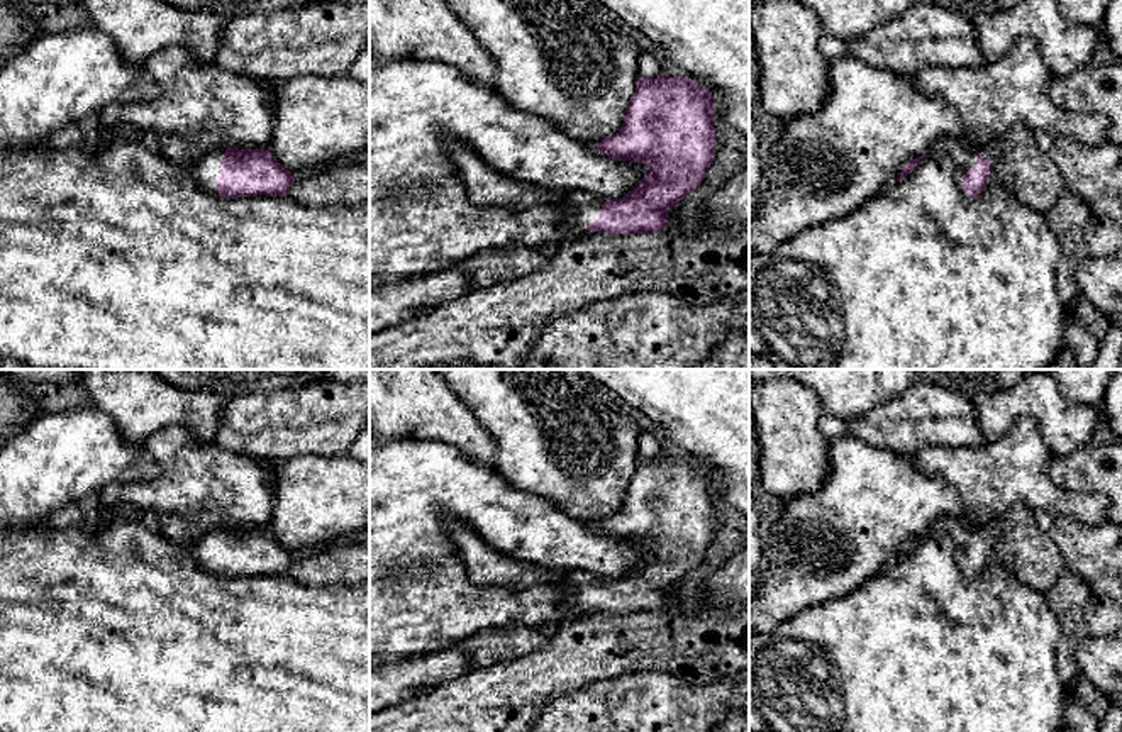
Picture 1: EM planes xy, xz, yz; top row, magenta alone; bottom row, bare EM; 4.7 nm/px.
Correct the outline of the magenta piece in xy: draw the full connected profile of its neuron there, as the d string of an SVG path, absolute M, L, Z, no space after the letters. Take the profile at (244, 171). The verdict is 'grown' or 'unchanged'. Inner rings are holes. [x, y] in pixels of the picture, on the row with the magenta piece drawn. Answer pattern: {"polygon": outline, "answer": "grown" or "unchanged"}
{"polygon": "M176 134L151 136L149 142L164 159L188 171L205 191L224 198L285 197L295 181L268 149L215 146L197 156Z", "answer": "grown"}

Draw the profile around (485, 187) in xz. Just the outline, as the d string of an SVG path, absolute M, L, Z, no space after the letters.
M447 141L449 156L466 186L468 198L478 207L512 207L546 203L553 197L539 186L515 181L492 169L475 149L459 141Z

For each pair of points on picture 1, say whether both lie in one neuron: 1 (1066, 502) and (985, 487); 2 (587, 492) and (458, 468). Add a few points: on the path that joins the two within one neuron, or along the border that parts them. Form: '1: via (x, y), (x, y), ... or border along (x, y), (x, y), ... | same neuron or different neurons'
1: via (1046, 495), (1033, 487), (1005, 487) | same neuron
2: border along (492, 468), (516, 488), (534, 493) | different neurons

